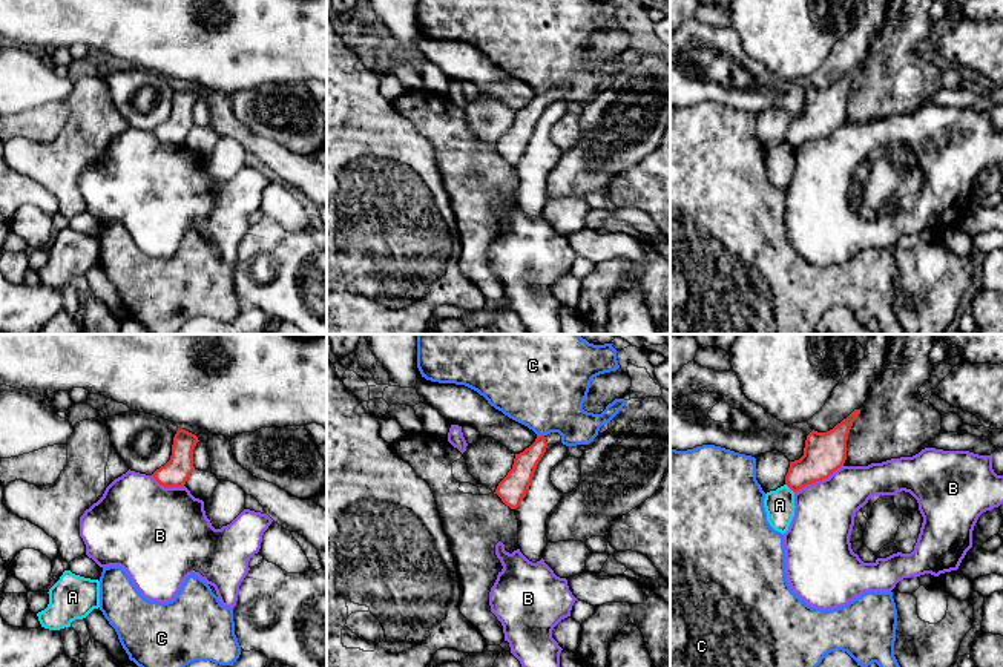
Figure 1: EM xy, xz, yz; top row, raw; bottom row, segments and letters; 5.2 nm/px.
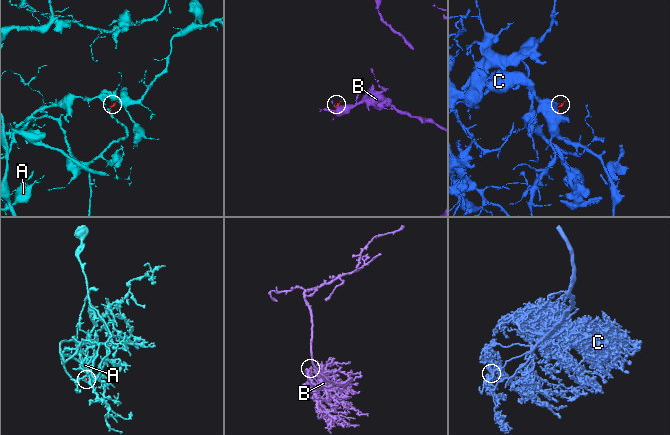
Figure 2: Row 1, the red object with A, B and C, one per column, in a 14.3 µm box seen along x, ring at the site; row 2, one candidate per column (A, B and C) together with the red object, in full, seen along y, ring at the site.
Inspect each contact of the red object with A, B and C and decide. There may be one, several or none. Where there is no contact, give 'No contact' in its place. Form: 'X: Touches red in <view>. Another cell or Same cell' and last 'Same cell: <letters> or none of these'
A: Touches red in yz. Another cell
B: Touches red in yz. Another cell
C: Touches red in xz. Another cell
Same cell: none of these

